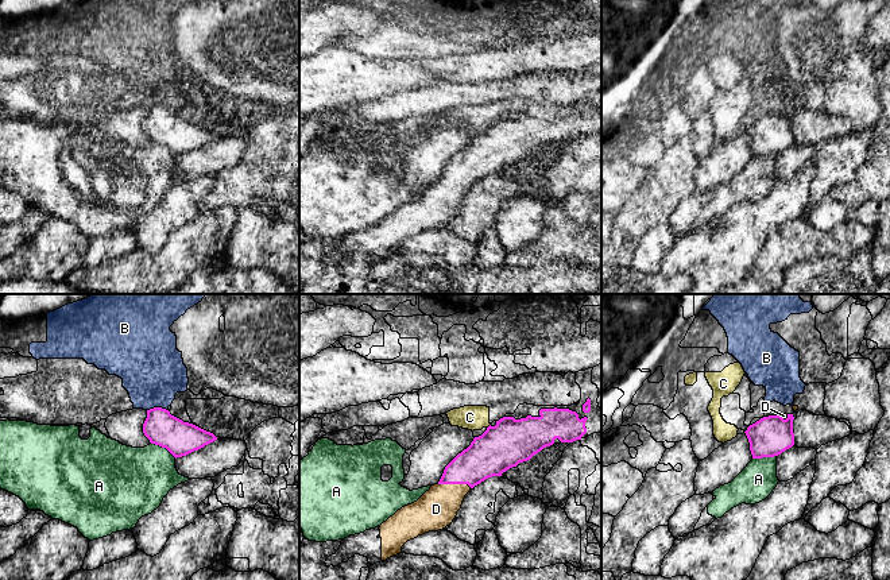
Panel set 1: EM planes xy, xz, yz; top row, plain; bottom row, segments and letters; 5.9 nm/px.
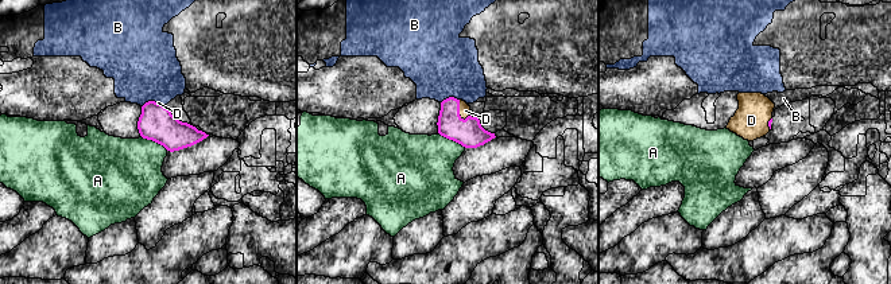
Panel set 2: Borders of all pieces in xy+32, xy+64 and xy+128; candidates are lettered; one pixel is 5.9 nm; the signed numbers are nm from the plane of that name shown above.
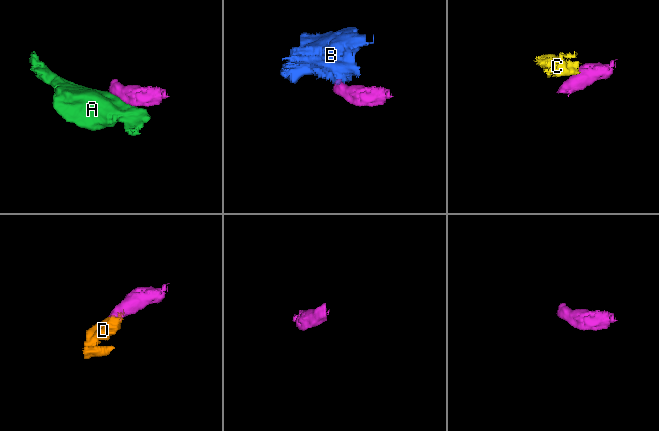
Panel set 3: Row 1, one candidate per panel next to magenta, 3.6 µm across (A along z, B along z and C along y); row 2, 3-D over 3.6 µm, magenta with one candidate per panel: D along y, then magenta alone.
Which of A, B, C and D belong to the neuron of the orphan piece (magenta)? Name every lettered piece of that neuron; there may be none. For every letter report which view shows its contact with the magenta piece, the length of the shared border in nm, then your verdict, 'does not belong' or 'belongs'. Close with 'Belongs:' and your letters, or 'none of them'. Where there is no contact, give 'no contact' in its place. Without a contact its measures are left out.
A: meets magenta in xy; contact 180 nm long; does not belong
B: meets magenta in xy; contact 120 nm long; does not belong
C: meets magenta in xz; contact 40 nm long; does not belong
D: meets magenta in xz; contact 200 nm long; belongs
Belongs: D

